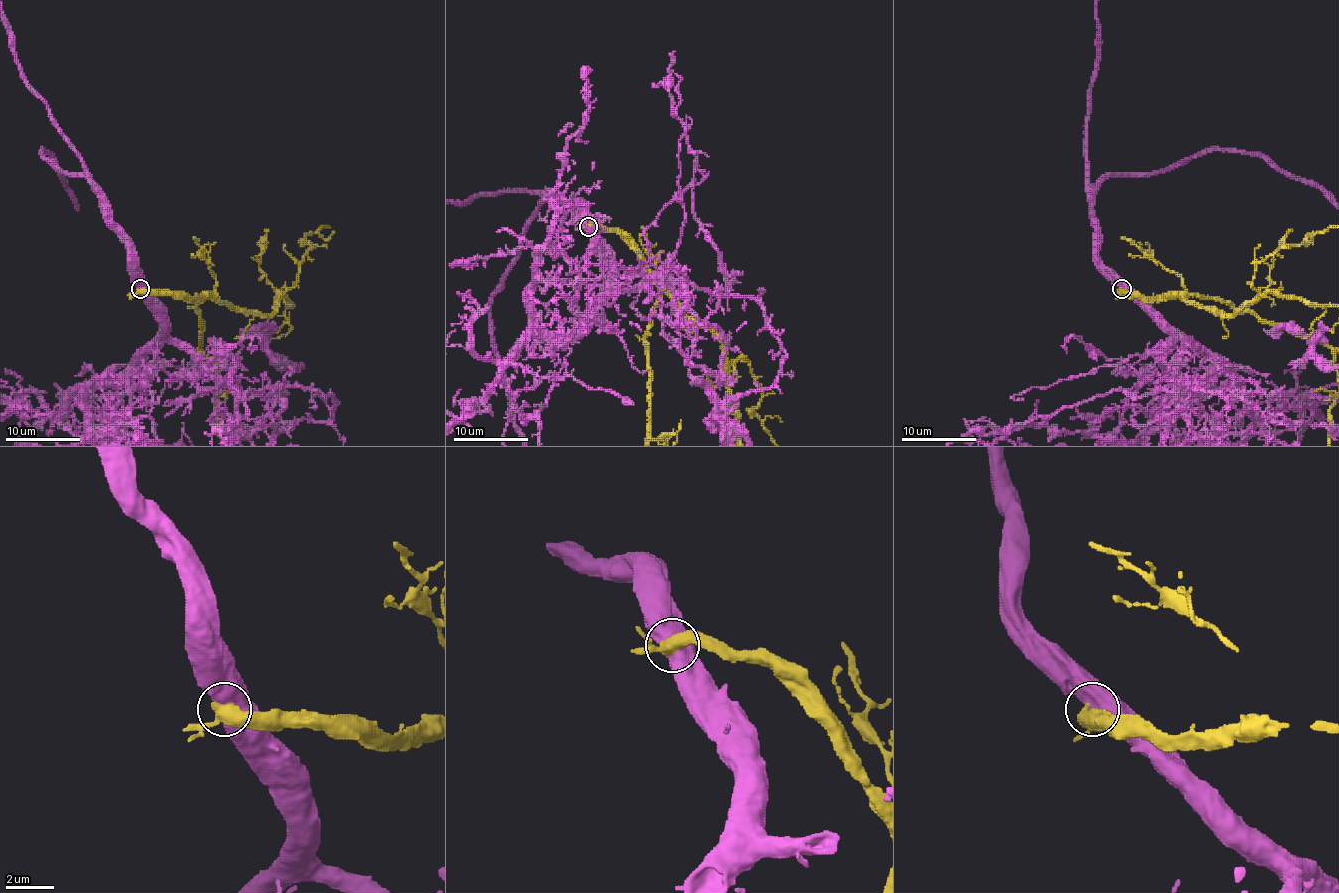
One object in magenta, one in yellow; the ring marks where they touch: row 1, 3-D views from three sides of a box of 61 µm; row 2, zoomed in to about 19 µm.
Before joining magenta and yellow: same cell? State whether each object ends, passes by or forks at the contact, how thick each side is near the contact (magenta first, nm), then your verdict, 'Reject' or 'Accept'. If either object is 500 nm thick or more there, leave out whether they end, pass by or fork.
Thickness 800 nm (magenta) against 480 nm. Reject

